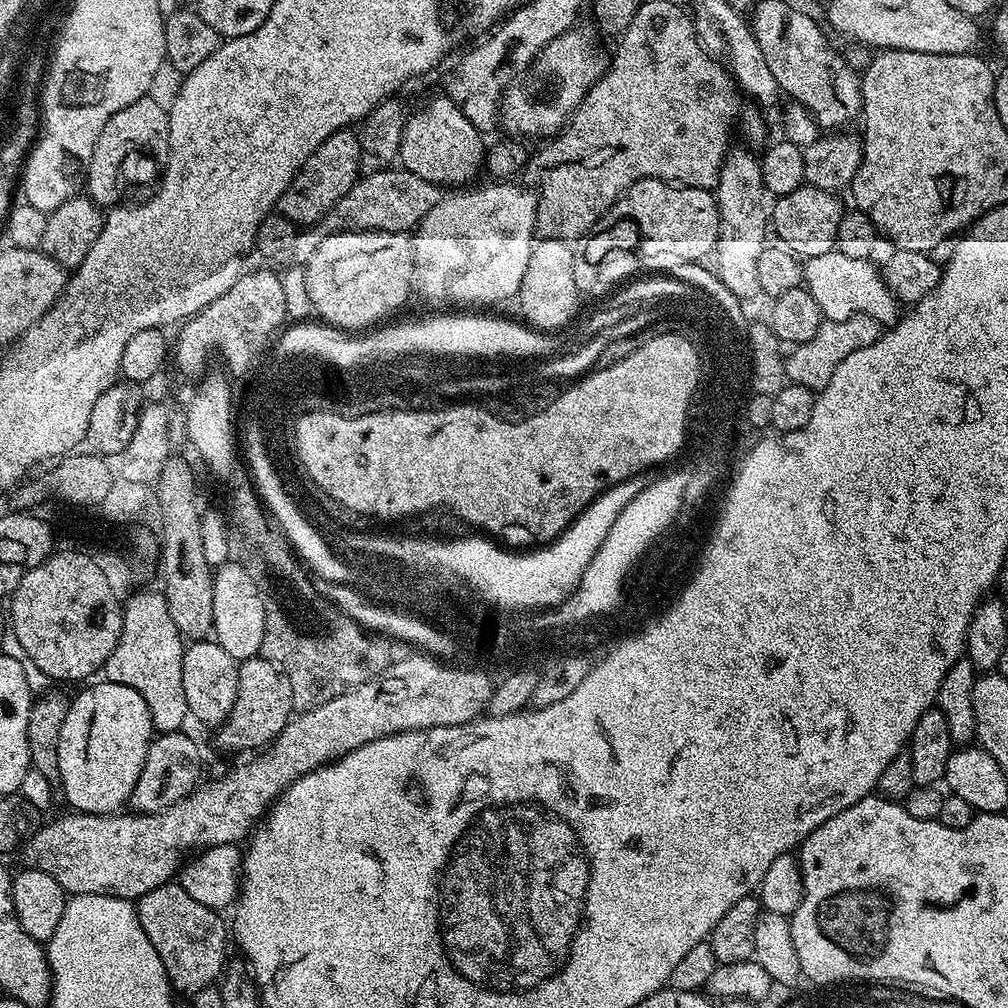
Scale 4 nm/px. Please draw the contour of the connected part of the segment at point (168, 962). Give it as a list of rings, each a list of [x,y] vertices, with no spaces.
[[[178,882],[150,890],[150,894],[135,901],[135,906],[138,922],[142,930],[146,930],[150,946],[154,946],[158,958],[162,958],[173,993],[191,998],[198,994],[198,990],[211,988],[221,979],[226,968],[224,955],[228,952],[228,944],[230,948],[230,928],[217,909],[202,906],[202,902],[190,898]]]

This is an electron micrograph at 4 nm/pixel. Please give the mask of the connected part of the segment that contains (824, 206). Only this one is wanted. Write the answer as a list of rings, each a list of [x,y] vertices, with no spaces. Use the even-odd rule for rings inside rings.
[[[803,187],[794,190],[794,194],[789,196],[775,197],[774,206],[770,208],[770,228],[782,243],[788,247],[787,251],[797,258],[811,258],[818,255],[824,255],[833,251],[836,246],[836,235],[838,234],[838,222],[844,216],[845,205],[840,205],[841,197],[835,192],[818,190],[817,188]]]

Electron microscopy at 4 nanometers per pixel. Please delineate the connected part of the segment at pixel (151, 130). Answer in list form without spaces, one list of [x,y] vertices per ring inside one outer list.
[[[144,96],[138,102],[118,110],[114,118],[102,126],[94,154],[86,169],[86,192],[101,206],[116,206],[125,199],[124,191],[135,184],[144,184],[152,176],[152,160],[168,159],[168,109],[162,103]]]

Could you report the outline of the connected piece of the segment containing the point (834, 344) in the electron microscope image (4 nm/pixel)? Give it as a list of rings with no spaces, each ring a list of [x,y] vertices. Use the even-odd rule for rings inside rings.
[[[854,314],[842,321],[825,319],[821,323],[818,334],[814,334],[814,338],[810,338],[810,342],[795,345],[785,355],[784,366],[787,379],[791,383],[801,384],[813,390],[827,389],[830,378],[834,378],[834,370],[838,370],[841,362],[850,358],[850,354],[854,354],[854,350],[874,346],[874,342],[878,342],[881,335],[882,325],[869,314]]]

